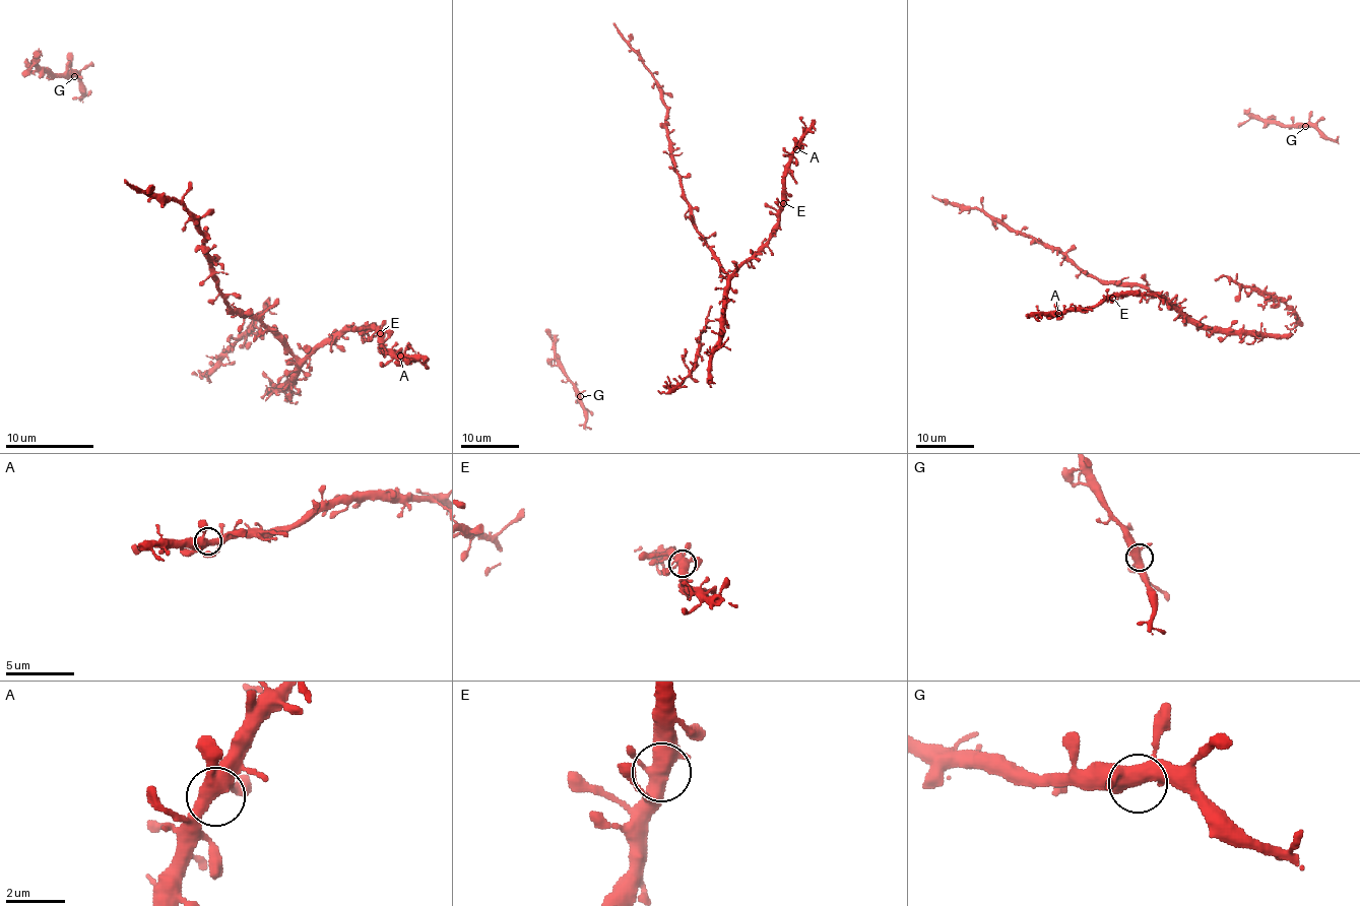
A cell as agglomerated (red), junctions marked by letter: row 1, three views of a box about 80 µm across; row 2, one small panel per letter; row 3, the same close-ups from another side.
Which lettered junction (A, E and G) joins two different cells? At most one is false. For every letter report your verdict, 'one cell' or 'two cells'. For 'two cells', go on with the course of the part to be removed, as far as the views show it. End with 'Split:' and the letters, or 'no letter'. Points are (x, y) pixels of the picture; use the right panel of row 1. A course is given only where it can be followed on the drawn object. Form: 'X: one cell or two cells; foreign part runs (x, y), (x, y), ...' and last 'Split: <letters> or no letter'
A: one cell
E: one cell
G: one cell
Split: no letter

